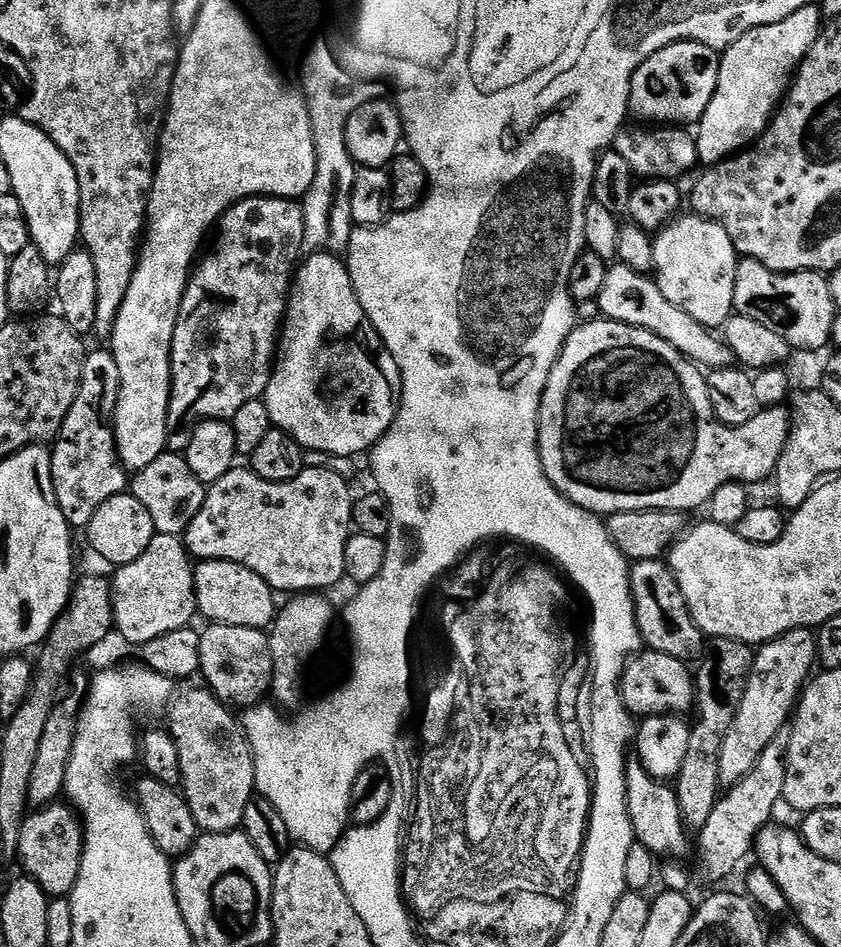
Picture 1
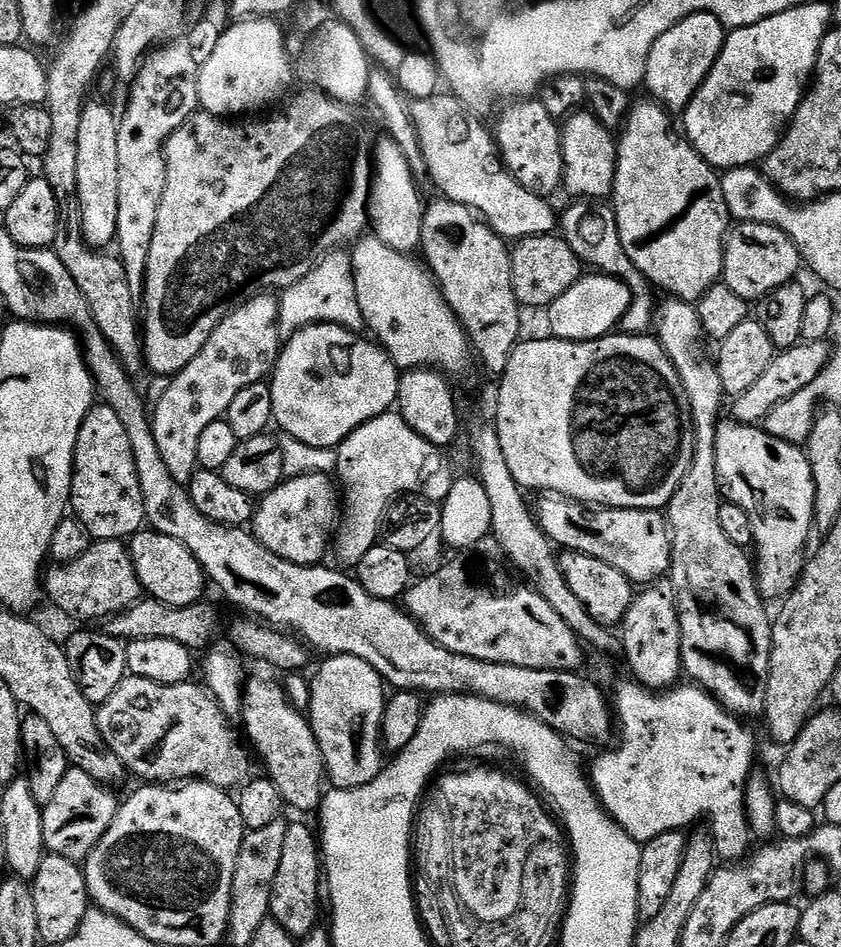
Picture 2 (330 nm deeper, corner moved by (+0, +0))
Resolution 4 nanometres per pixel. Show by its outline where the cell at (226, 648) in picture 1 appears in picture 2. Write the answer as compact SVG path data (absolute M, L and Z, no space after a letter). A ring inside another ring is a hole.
M249 679L245 683L240 718L244 720L246 734L267 770L267 777L278 786L285 805L302 812L317 811L323 800L323 784L326 784L322 750L307 717L290 703L283 685Z

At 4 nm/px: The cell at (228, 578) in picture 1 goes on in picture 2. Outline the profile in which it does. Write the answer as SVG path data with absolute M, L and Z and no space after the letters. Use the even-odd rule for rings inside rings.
M141 530L131 537L130 551L141 589L151 599L170 606L201 603L203 596L200 595L206 585L204 567L194 554L190 554L190 550L186 550L186 546L182 546L182 542L178 542L178 538L170 538L161 532Z

